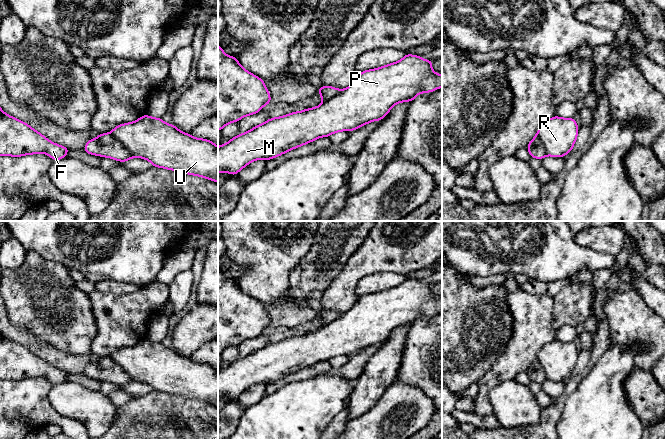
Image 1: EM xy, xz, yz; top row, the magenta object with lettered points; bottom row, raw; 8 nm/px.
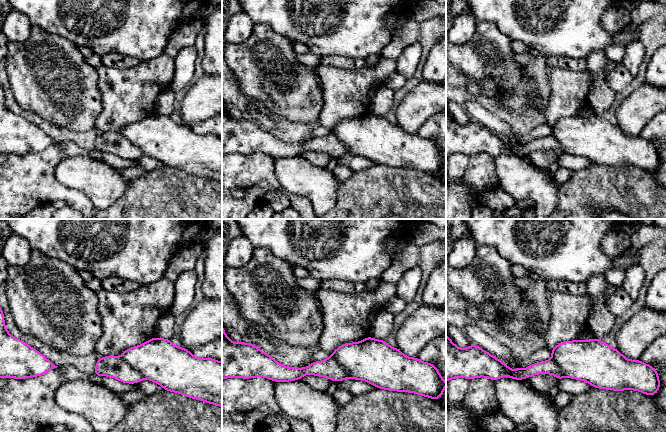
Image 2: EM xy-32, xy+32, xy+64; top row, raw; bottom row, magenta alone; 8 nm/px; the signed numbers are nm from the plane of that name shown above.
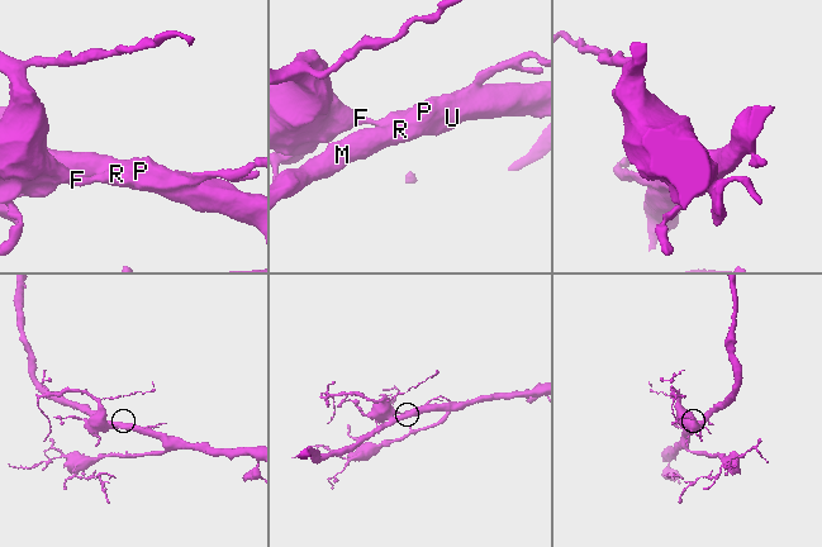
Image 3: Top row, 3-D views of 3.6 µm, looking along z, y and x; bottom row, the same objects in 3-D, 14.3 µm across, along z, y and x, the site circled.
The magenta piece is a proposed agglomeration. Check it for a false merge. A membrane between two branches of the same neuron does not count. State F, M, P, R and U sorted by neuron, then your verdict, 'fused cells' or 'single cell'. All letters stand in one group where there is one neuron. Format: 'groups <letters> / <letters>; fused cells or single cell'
groups F / M P R U; fused cells

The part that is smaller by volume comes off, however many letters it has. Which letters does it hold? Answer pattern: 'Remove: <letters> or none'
Remove: F

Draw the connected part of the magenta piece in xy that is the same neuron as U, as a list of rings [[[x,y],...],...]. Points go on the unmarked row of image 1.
[[[146,338],[136,345],[117,349],[110,358],[134,381],[150,385],[153,391],[200,400],[218,407],[218,370],[211,364],[194,362],[173,348]]]

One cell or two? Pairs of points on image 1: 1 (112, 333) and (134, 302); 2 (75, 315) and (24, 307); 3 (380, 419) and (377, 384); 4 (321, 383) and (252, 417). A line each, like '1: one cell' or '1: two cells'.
1: one cell
2: one cell
3: two cells
4: one cell

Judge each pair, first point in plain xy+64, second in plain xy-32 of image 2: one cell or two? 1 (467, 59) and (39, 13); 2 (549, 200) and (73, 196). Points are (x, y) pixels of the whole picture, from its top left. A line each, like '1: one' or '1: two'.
1: two
2: two

